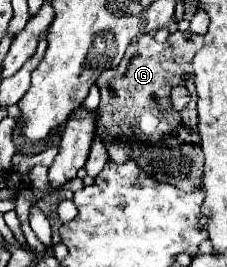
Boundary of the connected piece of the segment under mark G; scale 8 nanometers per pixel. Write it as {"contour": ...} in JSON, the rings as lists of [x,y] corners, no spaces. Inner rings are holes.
{"contour":[[[176,30],[162,44],[148,34],[130,42],[122,62],[98,78],[96,84],[102,100],[98,106],[96,136],[104,140],[112,162],[126,162],[132,158],[138,166],[144,166],[144,172],[150,172],[158,180],[174,182],[180,190],[194,190],[194,186],[200,186],[204,158],[198,142],[196,104],[188,104],[184,112],[174,114],[170,97],[174,86],[186,86],[190,92],[196,92],[192,58],[200,48],[202,36],[190,30]],[[152,136],[160,138],[156,142],[160,150],[170,150],[166,158],[152,158]]]}

